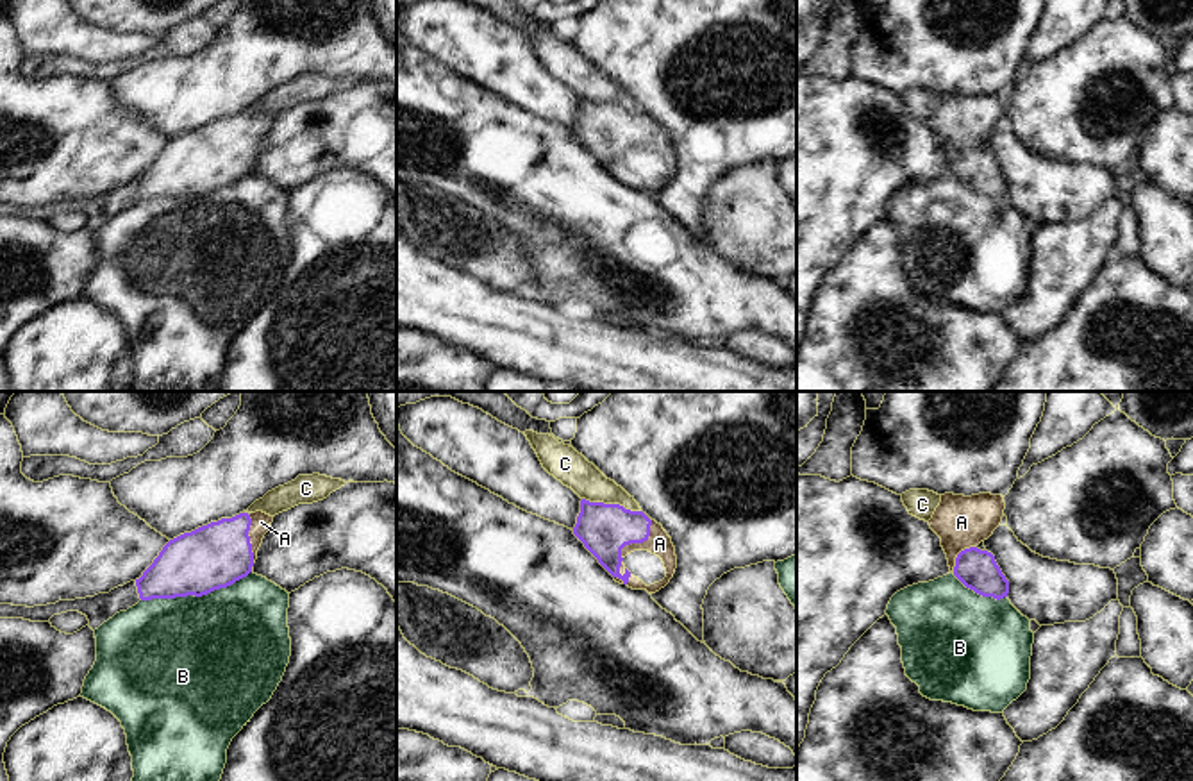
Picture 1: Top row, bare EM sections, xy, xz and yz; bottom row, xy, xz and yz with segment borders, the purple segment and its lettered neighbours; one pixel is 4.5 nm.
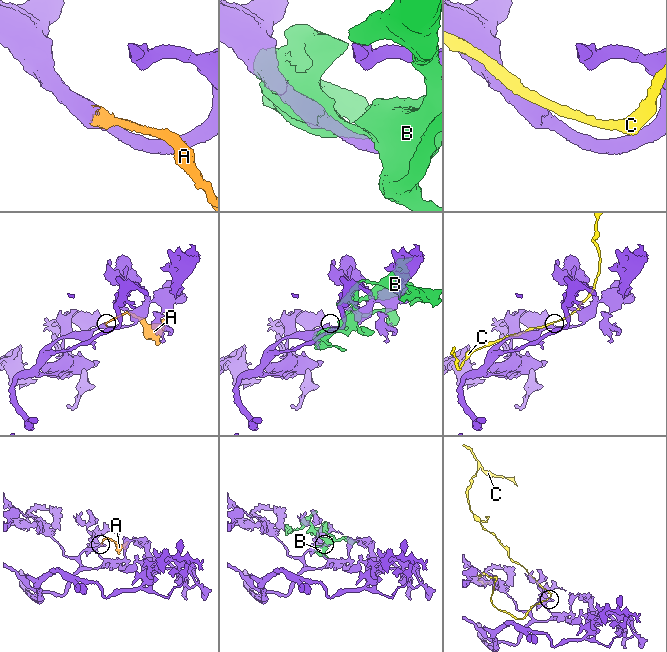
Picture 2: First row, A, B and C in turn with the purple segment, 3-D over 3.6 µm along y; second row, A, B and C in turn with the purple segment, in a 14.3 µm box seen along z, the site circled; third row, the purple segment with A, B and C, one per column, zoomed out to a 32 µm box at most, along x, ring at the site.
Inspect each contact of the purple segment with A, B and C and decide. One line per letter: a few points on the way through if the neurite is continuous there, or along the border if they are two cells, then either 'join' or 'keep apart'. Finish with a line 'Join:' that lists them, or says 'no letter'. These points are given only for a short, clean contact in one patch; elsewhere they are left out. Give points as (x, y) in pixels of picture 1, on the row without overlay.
A: join
B: keep apart
C: keep apart
Join: A

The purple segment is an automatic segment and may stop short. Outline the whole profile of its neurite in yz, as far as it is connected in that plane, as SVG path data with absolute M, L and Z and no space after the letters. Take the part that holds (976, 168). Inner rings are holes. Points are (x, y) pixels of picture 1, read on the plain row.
M945 93L929 120L941 138L950 172L970 189L997 200L1007 197L1009 181L988 150L977 145L1000 125L1005 102L1002 95L972 97Z

